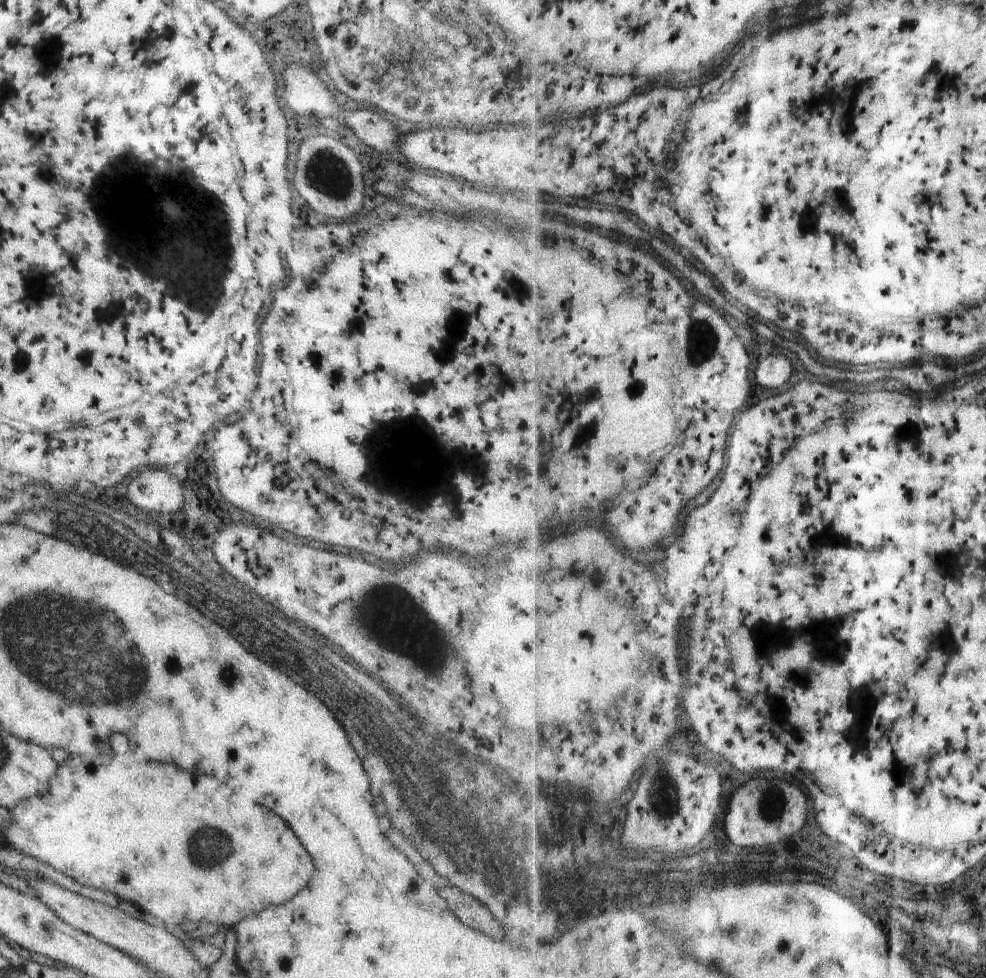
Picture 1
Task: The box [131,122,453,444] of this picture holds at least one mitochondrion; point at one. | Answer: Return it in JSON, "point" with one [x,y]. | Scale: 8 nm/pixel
{"point":[331,176]}

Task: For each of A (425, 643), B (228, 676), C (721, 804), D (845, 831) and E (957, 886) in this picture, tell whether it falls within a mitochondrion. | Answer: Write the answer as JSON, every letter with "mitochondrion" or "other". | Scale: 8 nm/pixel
{"A":"mitochondrion","B":"mitochondrion","C":"other","D":"other","E":"other"}

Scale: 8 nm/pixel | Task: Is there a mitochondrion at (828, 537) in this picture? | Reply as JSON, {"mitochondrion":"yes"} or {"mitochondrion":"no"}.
{"mitochondrion":"no"}

